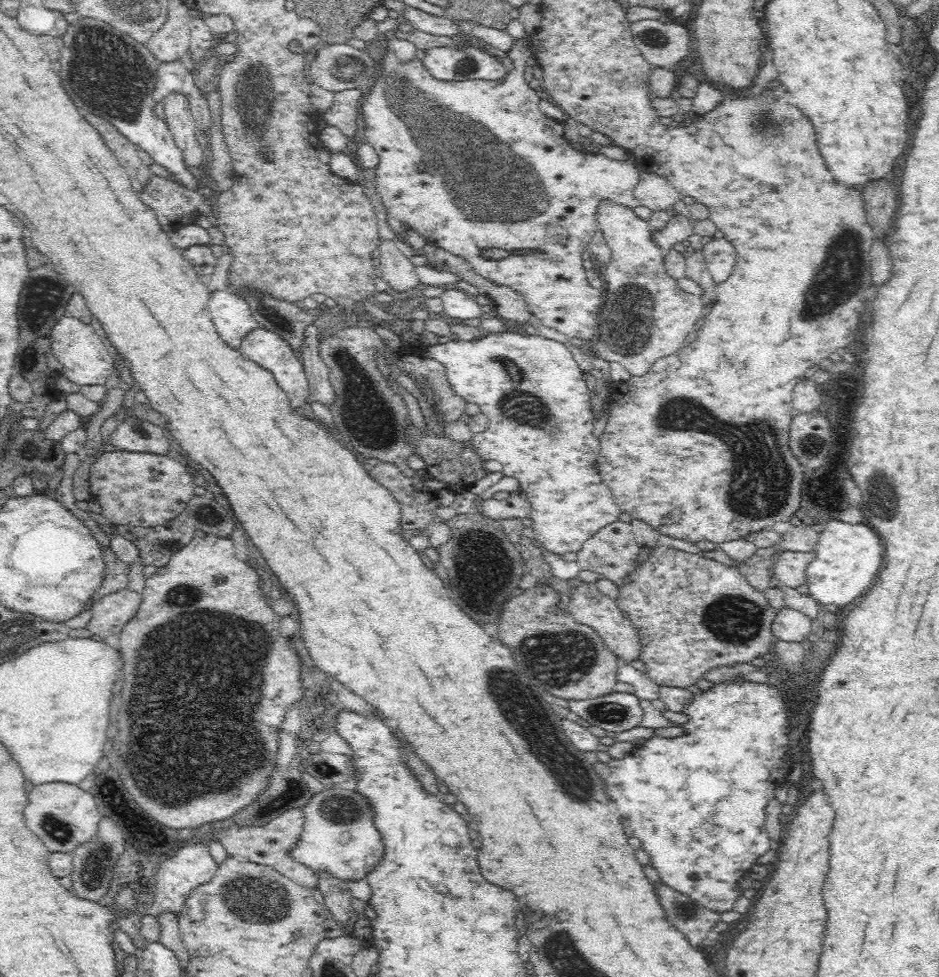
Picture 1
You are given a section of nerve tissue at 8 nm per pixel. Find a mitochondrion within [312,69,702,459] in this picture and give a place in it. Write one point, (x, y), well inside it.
(482, 173)

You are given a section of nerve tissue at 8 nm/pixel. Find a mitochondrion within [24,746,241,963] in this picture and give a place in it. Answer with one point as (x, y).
(54, 828)

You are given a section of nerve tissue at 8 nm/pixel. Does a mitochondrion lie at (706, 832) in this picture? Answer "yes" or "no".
no

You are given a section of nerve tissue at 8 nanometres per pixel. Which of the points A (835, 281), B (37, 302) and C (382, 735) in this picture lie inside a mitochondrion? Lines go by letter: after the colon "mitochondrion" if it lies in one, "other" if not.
A: mitochondrion
B: mitochondrion
C: other

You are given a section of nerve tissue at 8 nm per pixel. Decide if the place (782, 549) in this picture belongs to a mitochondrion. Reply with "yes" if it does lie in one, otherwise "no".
no

